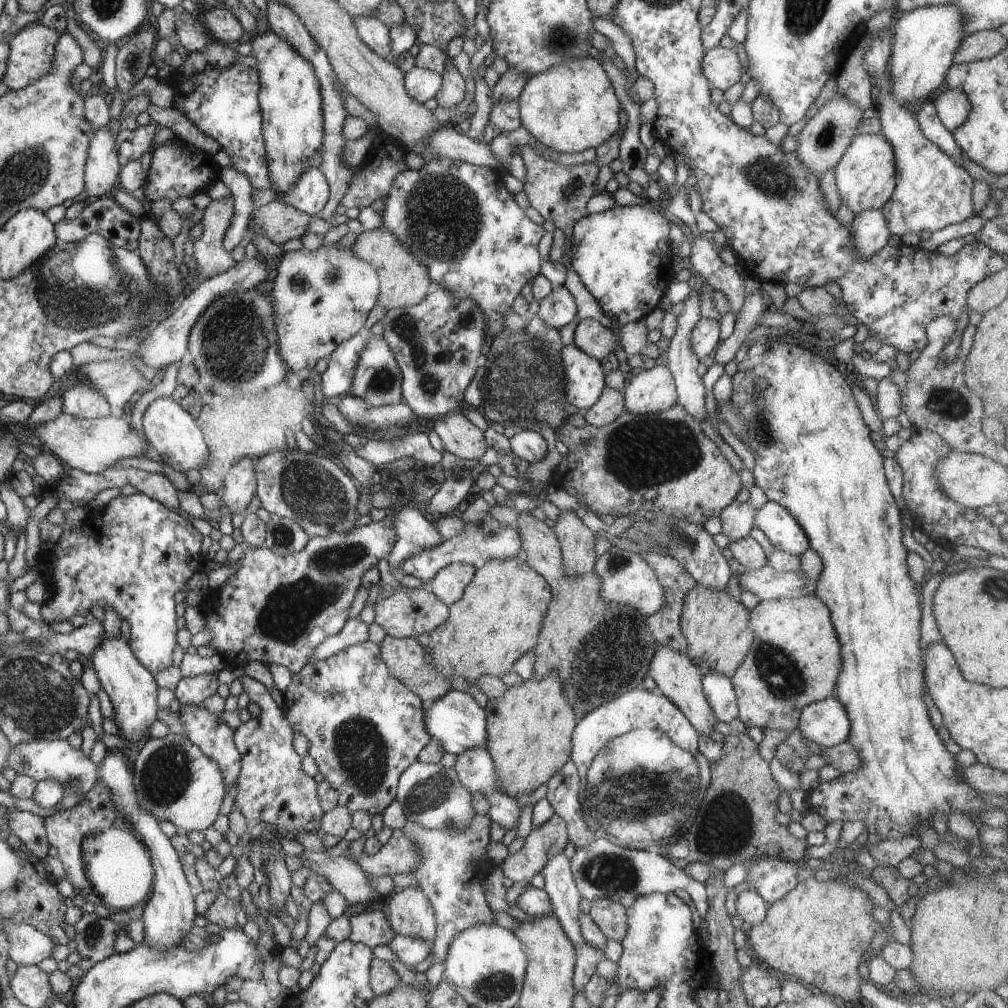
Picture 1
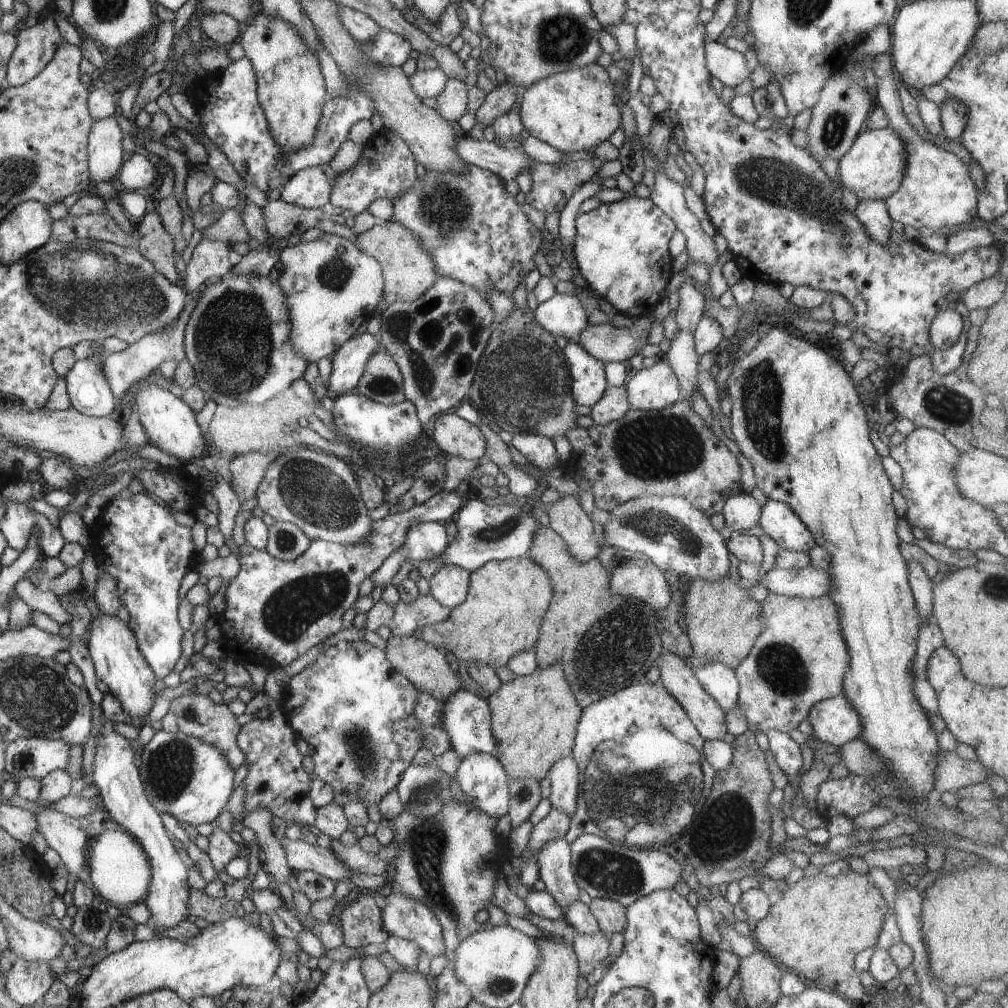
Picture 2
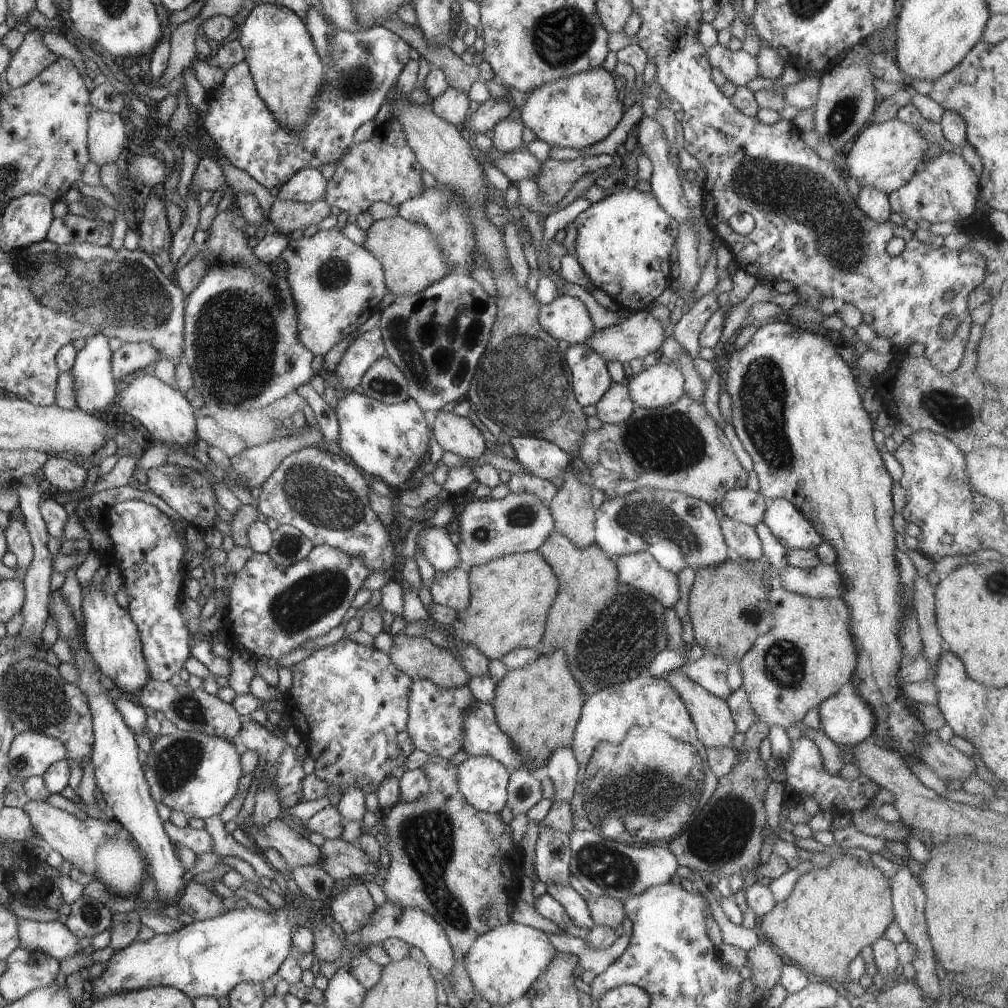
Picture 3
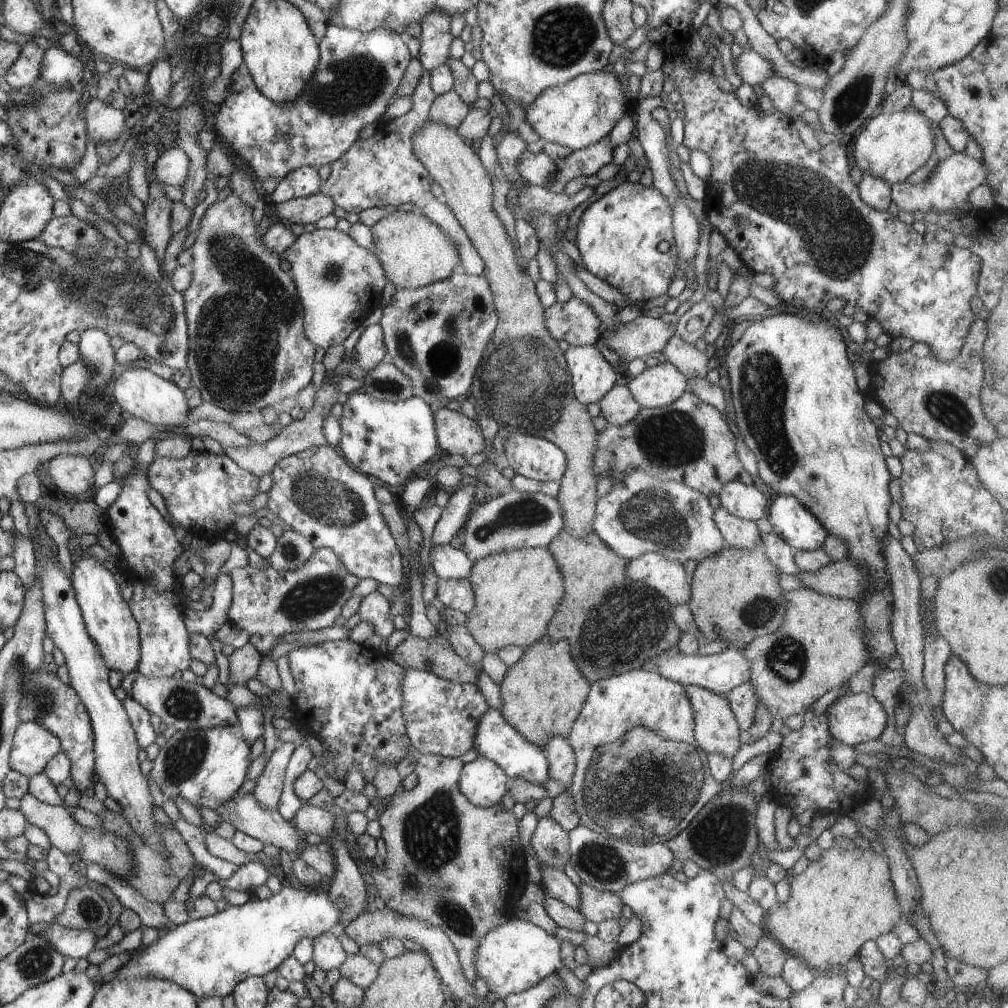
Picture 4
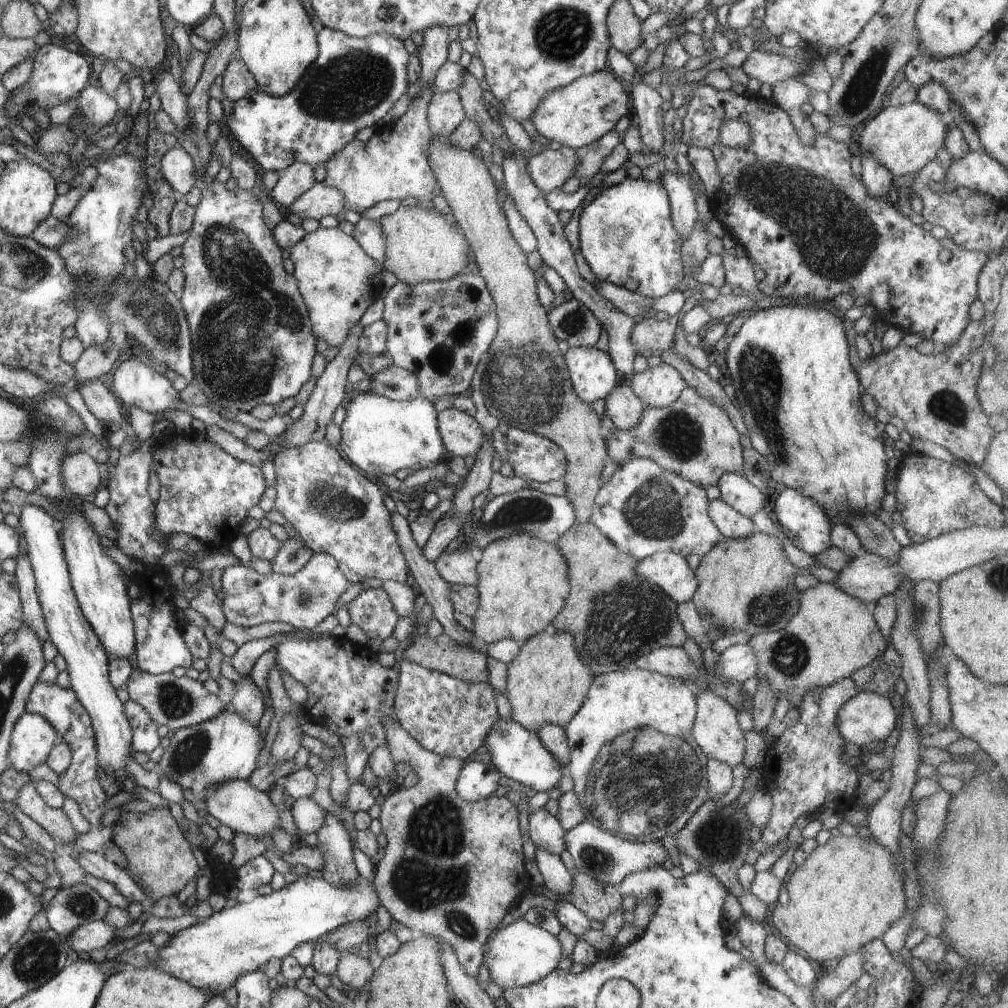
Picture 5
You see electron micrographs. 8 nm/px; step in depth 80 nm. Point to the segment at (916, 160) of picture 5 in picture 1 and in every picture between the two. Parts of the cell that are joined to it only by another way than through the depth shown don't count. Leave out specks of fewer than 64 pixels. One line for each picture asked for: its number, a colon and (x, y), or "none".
1: (866, 175)
2: (874, 167)
3: (884, 156)
4: (891, 146)

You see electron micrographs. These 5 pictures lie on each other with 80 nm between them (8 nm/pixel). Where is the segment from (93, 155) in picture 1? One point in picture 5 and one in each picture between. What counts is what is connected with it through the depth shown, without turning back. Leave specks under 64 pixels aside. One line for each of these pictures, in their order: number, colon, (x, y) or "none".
2: (105, 151)
3: (107, 139)
4: (105, 124)
5: (98, 108)

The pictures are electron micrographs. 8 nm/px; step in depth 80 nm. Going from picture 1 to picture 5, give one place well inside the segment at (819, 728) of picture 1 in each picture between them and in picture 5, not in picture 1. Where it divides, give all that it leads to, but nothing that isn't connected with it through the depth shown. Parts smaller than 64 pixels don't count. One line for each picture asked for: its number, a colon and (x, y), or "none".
2: (834, 721)
3: (847, 720)
4: (854, 718)
5: (867, 717)

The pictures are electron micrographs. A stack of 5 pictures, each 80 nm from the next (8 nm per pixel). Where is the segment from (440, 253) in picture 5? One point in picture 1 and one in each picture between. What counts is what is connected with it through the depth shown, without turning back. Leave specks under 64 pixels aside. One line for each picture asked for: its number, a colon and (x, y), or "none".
1: (404, 281)
2: (408, 270)
3: (411, 259)
4: (414, 251)

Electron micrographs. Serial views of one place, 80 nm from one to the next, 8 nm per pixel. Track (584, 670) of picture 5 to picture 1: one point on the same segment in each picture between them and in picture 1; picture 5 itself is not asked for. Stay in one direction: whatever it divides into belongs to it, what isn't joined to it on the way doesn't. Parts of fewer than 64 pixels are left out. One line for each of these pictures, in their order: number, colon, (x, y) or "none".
1: (530, 729)
2: (534, 718)
3: (539, 704)
4: (542, 695)

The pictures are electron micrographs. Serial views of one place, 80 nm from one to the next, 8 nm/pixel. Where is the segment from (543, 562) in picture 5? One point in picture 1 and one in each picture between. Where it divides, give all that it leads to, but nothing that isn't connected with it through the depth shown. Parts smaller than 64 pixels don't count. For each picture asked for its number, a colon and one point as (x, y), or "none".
1: (498, 619)
2: (507, 600)
3: (511, 596)
4: (516, 593)

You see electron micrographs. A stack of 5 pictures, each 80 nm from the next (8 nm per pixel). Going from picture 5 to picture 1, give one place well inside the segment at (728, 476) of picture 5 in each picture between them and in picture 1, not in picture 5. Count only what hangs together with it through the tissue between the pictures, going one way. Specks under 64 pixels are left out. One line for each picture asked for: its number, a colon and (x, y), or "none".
1: (737, 519)
2: (742, 512)
3: (744, 505)
4: (745, 501)

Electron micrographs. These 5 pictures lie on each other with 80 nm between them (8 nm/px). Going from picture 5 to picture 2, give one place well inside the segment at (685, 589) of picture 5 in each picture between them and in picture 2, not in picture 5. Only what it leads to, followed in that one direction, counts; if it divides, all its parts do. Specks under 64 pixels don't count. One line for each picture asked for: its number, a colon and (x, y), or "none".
2: (634, 575)
3: (641, 571)
4: (652, 571)

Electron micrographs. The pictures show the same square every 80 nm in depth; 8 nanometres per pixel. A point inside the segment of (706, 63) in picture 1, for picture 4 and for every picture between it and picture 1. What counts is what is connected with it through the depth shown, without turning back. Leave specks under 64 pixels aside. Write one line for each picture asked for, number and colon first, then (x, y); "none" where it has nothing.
2: (730, 67)
3: (740, 67)
4: (750, 66)

